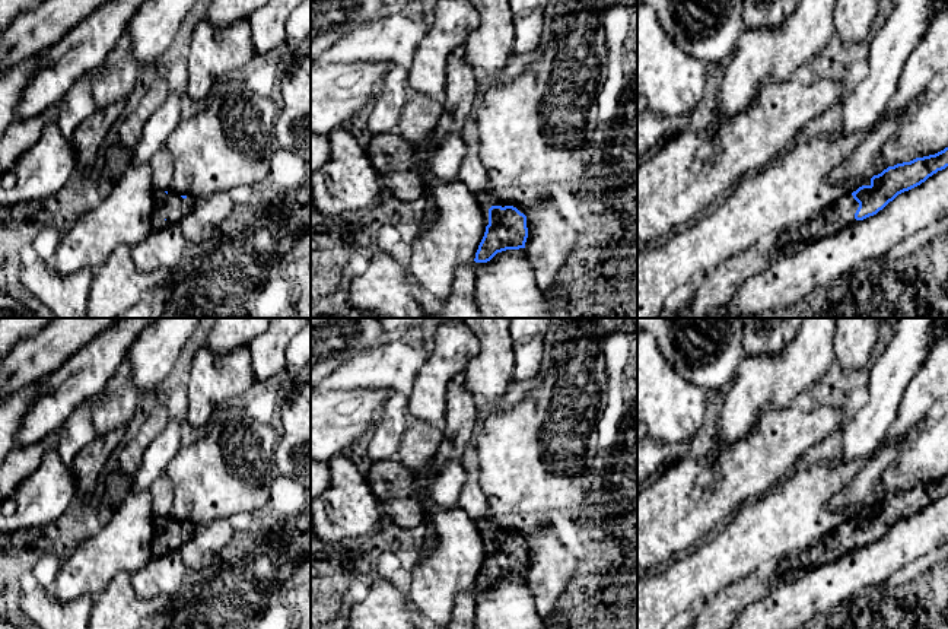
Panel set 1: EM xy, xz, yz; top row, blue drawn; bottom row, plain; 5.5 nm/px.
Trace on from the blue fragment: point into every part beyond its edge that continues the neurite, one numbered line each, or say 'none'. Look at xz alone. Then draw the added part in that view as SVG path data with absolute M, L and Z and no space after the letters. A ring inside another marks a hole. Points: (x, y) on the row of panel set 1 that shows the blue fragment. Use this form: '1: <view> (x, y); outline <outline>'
1: xz (486, 203); outline M492 193L490 196L480 200L480 207L481 207L483 215L484 215L484 225L486 226L489 225L489 209L492 206L505 207L506 204L494 193Z

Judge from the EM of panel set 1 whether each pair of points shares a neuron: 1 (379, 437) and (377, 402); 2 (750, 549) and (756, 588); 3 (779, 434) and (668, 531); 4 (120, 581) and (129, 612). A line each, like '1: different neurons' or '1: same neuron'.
1: different neurons
2: different neurons
3: same neuron
4: same neuron

